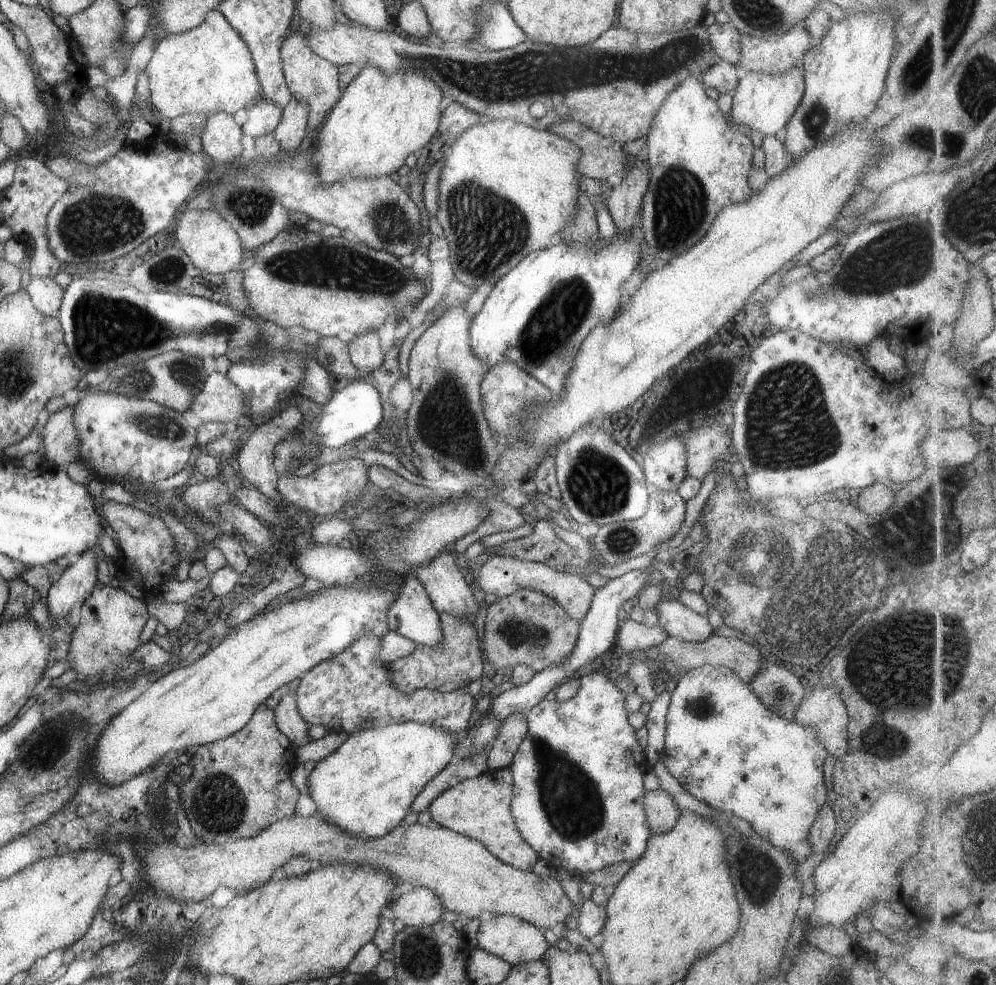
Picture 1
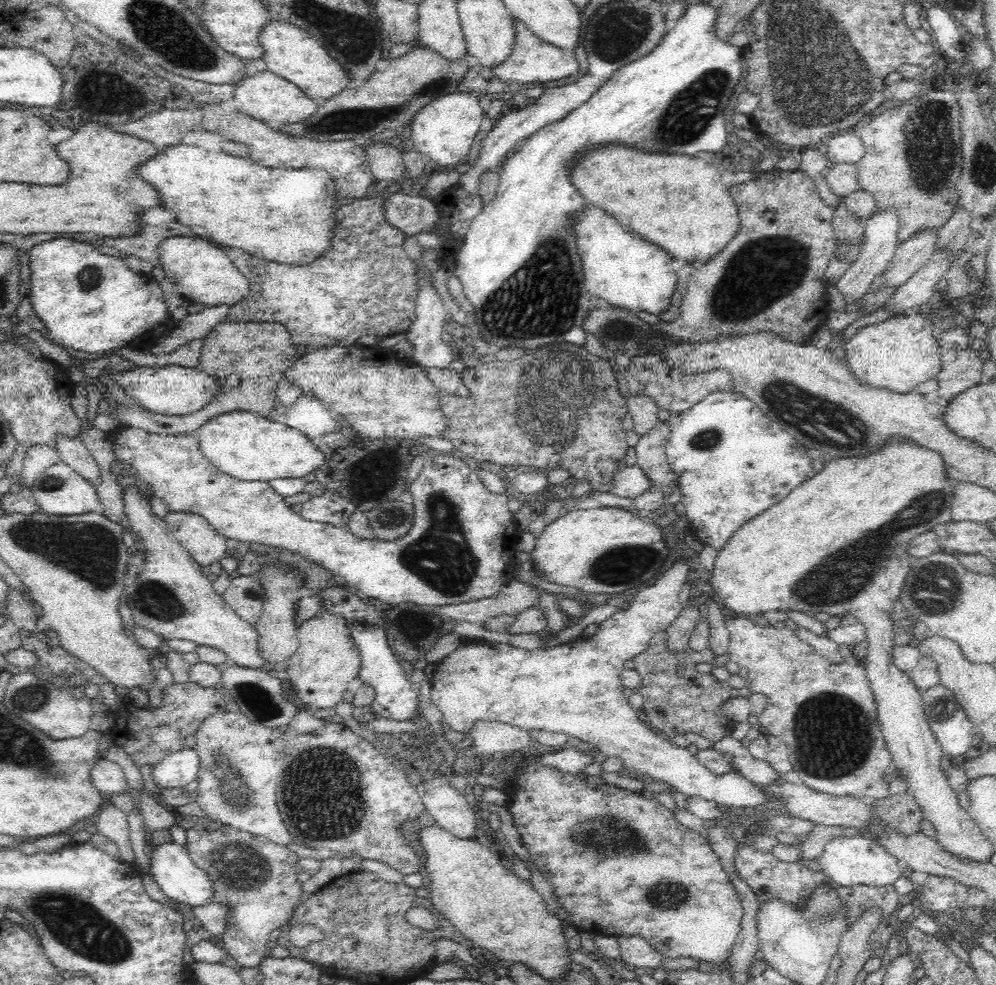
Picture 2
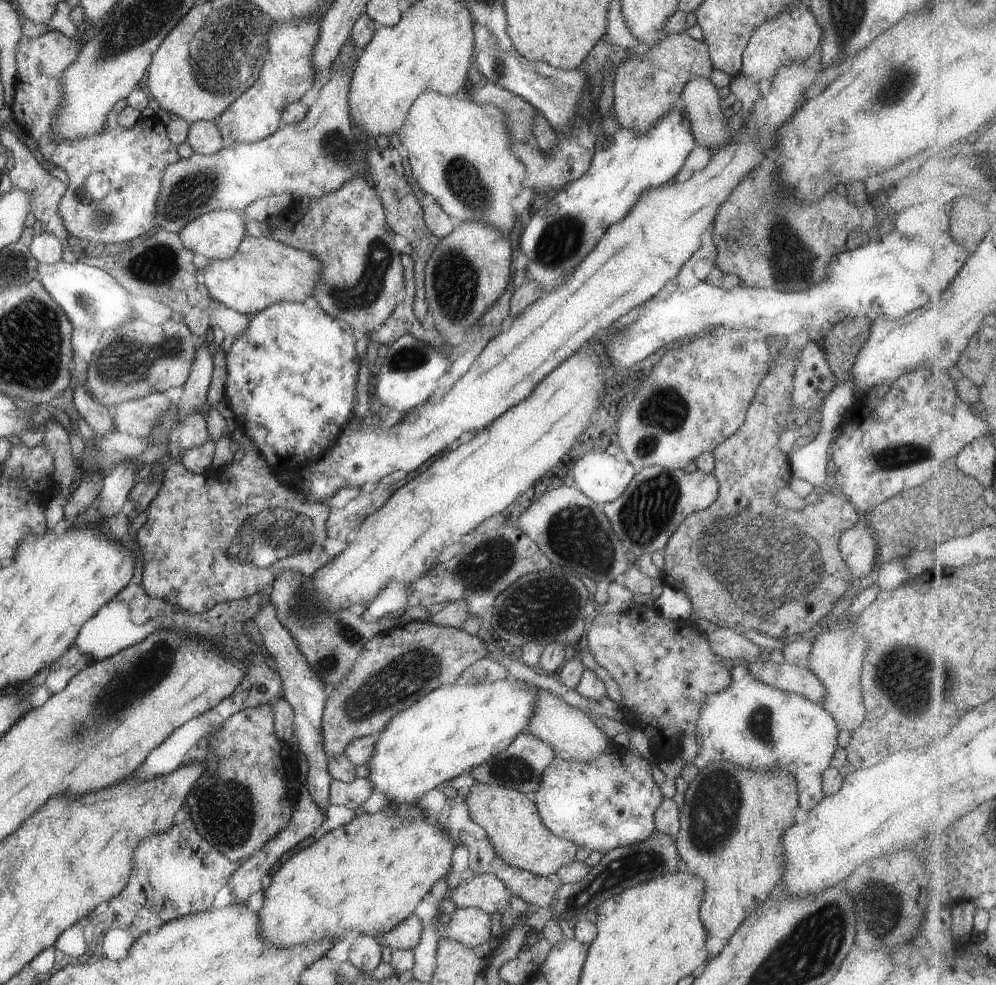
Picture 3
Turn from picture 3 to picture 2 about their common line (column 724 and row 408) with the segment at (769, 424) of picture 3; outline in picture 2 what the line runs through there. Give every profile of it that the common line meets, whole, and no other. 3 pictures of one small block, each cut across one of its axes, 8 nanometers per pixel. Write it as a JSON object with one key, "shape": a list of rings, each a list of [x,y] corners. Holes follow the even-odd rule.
{"shape":[[[560,341],[532,349],[512,362],[493,359],[489,364],[467,368],[461,377],[469,396],[456,399],[442,395],[439,401],[446,416],[442,438],[452,442],[456,454],[467,455],[484,464],[499,464],[505,469],[517,466],[539,472],[563,469],[575,482],[587,482],[592,491],[611,492],[614,476],[621,470],[621,462],[625,462],[629,445],[622,427],[622,420],[628,413],[627,400],[619,392],[609,360],[589,354],[583,346]]]}

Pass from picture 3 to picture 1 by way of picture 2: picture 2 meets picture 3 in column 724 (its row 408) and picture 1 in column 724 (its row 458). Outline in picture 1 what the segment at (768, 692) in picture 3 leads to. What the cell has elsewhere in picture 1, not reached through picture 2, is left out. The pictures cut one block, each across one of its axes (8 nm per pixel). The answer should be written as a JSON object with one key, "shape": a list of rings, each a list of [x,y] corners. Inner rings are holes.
{"shape":[[[704,665],[691,671],[681,672],[679,680],[675,682],[670,692],[670,699],[665,713],[665,722],[664,743],[660,752],[660,758],[669,774],[682,786],[685,792],[715,810],[731,812],[731,814],[739,816],[745,822],[749,822],[748,826],[756,835],[768,844],[773,844],[773,846],[785,850],[787,854],[791,854],[791,858],[795,860],[797,865],[804,862],[812,854],[808,833],[813,820],[815,820],[815,816],[817,816],[819,806],[826,800],[822,765],[824,765],[824,759],[828,753],[821,740],[817,738],[815,730],[809,724],[807,726],[803,726],[803,724],[799,726],[794,721],[785,720],[783,716],[777,716],[775,712],[771,712],[769,708],[765,708],[765,704],[763,704],[761,698],[755,696],[748,684],[743,682],[739,676],[736,676],[733,670],[712,665]]]}

